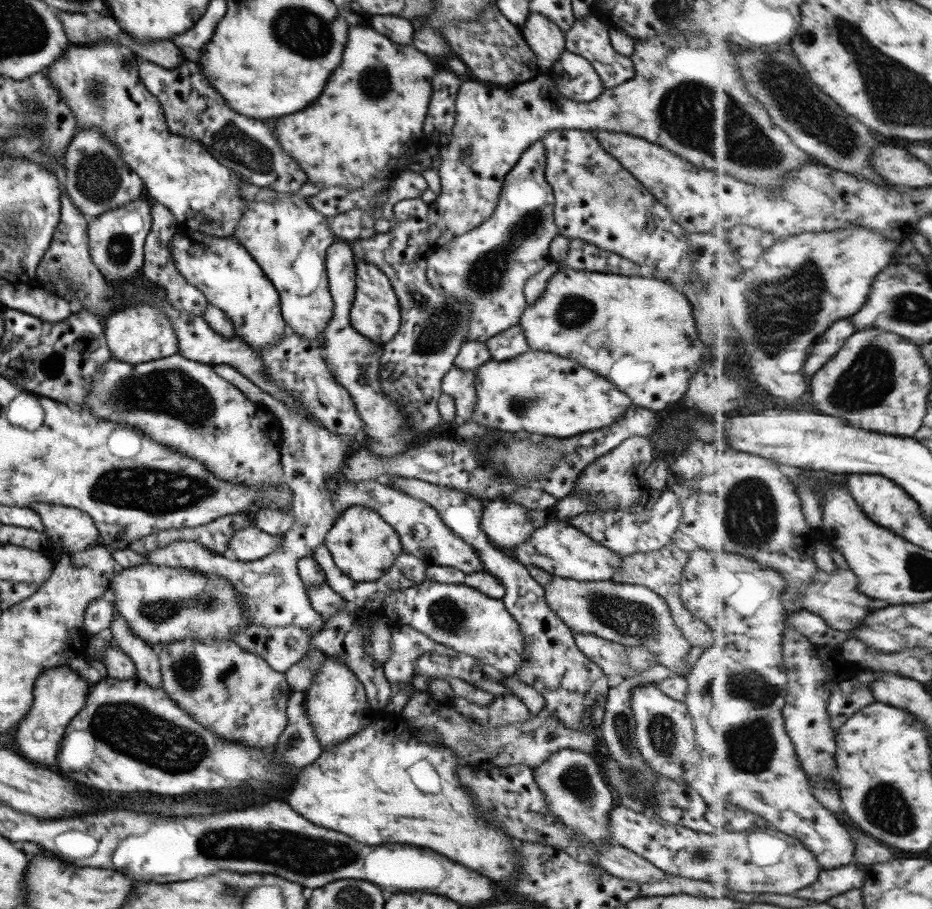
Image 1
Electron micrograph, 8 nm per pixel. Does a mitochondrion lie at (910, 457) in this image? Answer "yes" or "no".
no

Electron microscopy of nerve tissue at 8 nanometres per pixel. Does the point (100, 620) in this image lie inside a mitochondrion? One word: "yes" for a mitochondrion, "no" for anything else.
no

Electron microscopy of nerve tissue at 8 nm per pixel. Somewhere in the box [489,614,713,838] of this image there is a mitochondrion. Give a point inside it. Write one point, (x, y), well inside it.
(569, 779)

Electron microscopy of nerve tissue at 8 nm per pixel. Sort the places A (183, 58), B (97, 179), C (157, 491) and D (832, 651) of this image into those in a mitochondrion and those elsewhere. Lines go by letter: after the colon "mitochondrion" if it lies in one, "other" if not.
A: other
B: mitochondrion
C: mitochondrion
D: mitochondrion

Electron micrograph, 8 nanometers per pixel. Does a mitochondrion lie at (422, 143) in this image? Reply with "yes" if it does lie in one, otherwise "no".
no

